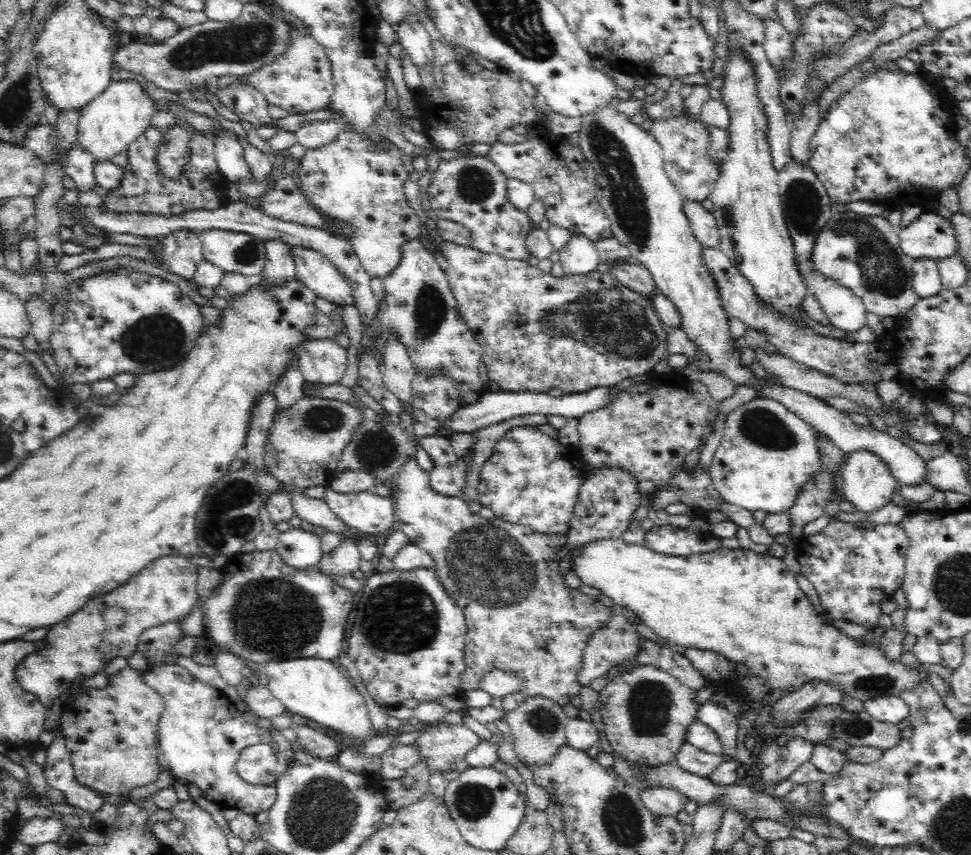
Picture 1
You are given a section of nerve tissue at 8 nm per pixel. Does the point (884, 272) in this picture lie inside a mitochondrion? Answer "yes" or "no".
yes

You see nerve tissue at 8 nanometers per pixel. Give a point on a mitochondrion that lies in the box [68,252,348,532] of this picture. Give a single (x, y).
(159, 340)

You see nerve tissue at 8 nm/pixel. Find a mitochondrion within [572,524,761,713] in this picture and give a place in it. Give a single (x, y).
(734, 688)

